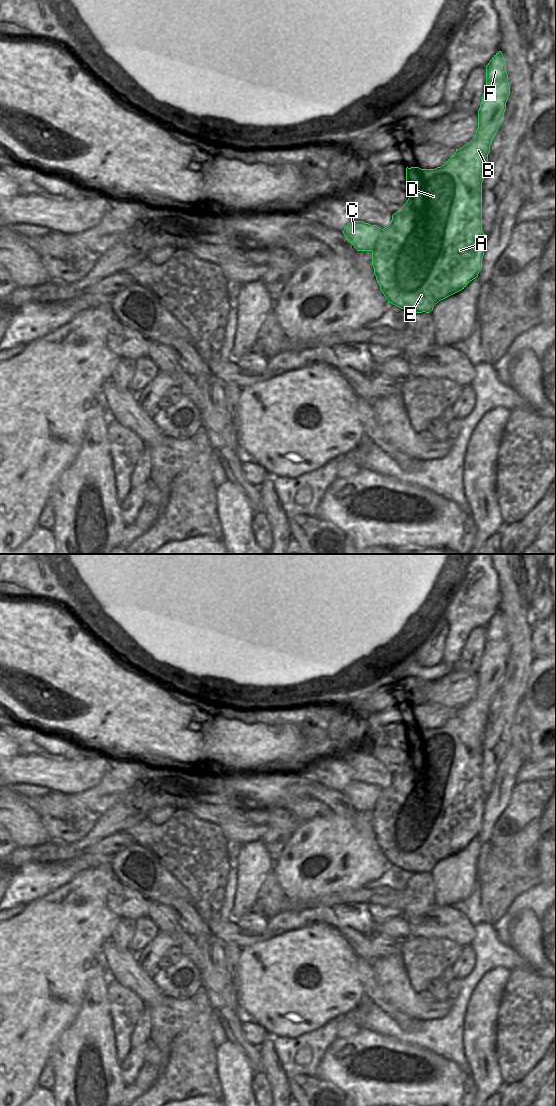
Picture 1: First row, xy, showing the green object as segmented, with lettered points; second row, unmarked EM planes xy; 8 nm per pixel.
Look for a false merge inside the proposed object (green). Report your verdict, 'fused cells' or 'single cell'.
fused cells

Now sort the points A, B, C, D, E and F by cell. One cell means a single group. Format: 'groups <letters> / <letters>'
groups A B D E F / C

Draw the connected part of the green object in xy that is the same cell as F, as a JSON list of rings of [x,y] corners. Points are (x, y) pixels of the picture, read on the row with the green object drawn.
[[[499,51],[492,57],[486,66],[486,86],[484,88],[482,102],[478,110],[478,128],[474,138],[463,147],[456,149],[456,152],[441,167],[437,167],[435,169],[421,169],[419,167],[406,168],[406,185],[411,187],[410,196],[404,206],[392,215],[390,224],[382,229],[382,232],[376,242],[376,246],[372,251],[372,266],[374,268],[374,274],[380,286],[380,290],[388,300],[388,303],[413,313],[430,313],[439,301],[461,291],[473,279],[478,277],[482,268],[484,244],[486,242],[486,236],[482,230],[482,182],[484,180],[484,172],[488,162],[490,146],[502,122],[509,94],[510,84],[508,82],[508,74],[506,72],[506,62],[502,52]]]

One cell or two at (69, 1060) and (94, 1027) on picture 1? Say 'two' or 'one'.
one

